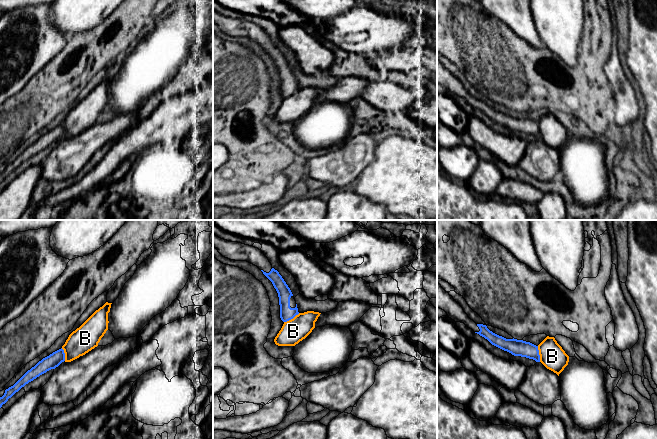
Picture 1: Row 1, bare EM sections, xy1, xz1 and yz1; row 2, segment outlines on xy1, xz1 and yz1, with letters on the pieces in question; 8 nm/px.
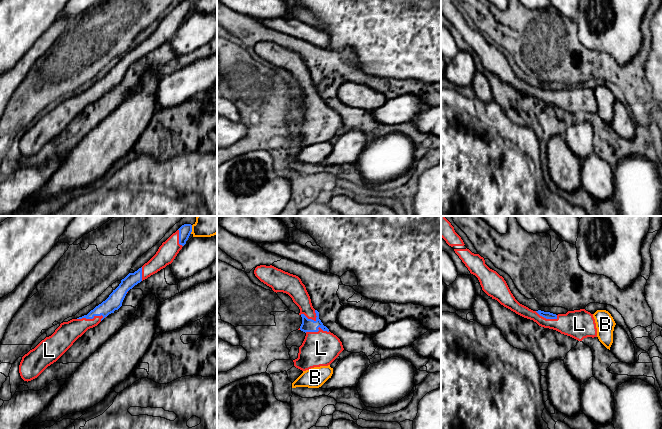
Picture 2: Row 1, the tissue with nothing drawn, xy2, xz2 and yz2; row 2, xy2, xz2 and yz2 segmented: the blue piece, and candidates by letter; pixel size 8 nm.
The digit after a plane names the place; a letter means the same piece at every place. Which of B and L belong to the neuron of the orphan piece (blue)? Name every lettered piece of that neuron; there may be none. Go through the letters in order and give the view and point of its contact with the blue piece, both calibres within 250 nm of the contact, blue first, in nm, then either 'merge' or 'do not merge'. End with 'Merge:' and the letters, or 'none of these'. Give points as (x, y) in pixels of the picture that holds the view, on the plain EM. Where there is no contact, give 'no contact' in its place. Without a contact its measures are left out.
B: meets blue in yz1 at (538, 130); 130 nm thick on the blue side, 200 nm on the other; do not merge
L: meets blue in xy2 at (91, 94); 120 nm thick on the blue side, 180 nm on the other; merge
Merge: L

